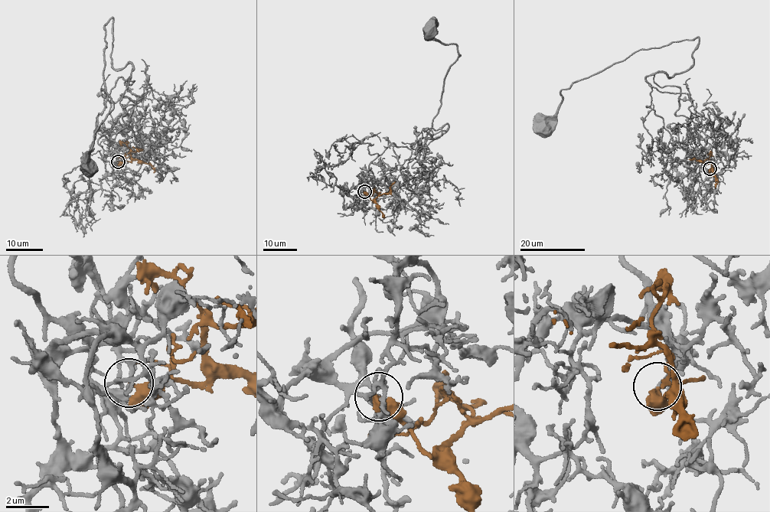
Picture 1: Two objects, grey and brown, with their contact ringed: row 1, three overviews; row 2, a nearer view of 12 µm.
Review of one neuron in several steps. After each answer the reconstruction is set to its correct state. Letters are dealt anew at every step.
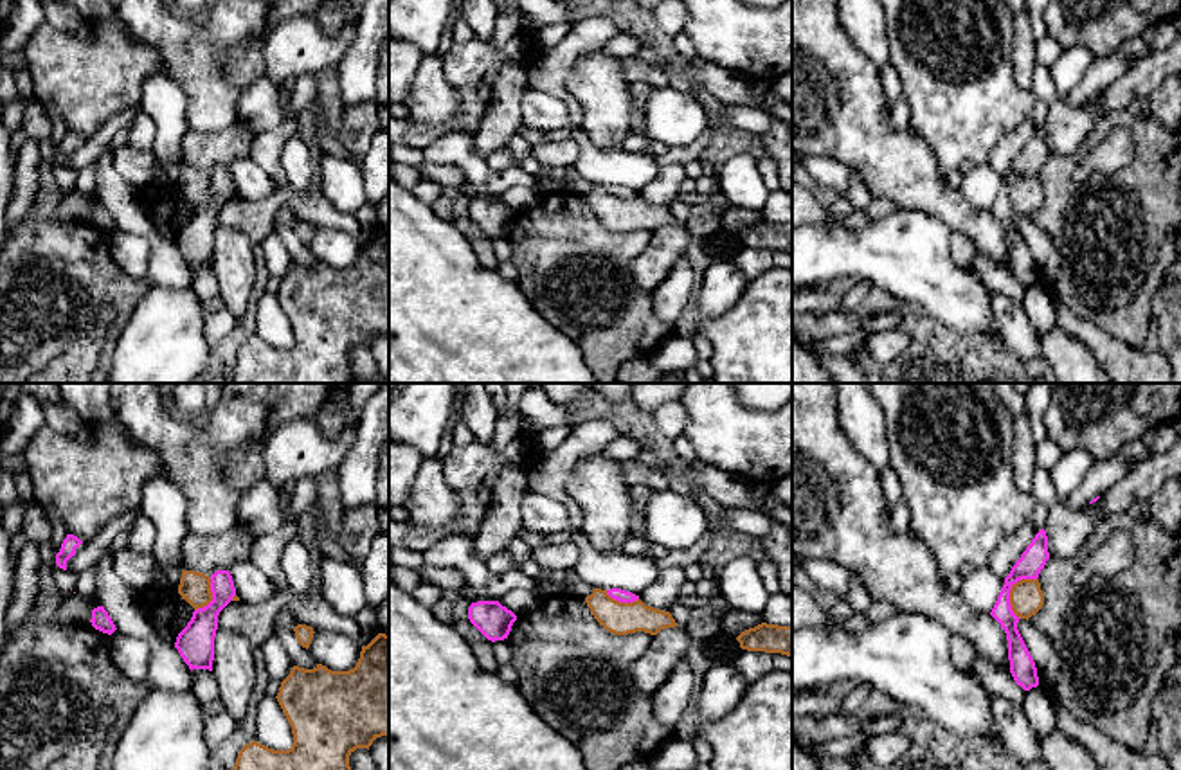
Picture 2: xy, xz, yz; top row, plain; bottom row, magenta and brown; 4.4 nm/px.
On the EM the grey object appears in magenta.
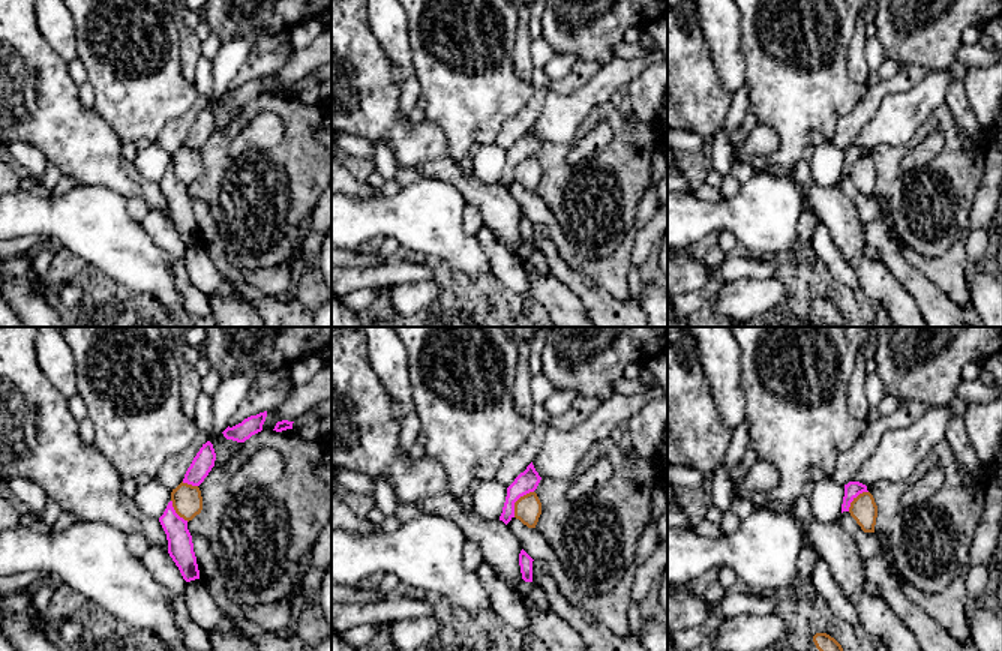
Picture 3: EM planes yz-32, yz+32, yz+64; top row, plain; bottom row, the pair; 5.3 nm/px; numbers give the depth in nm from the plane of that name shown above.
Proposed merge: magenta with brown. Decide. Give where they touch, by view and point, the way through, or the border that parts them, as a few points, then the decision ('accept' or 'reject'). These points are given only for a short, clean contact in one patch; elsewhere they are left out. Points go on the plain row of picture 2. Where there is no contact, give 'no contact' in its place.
yz (1009, 189) | along yz (1036, 175), (1021, 175), (1010, 188), (1010, 205), (1021, 214) | reject

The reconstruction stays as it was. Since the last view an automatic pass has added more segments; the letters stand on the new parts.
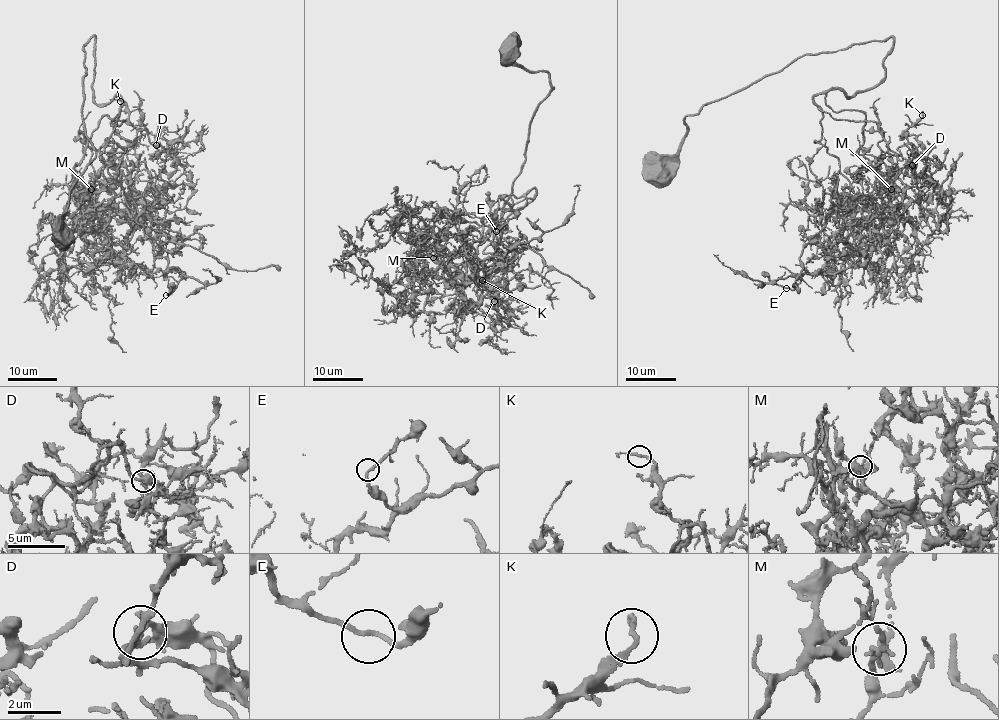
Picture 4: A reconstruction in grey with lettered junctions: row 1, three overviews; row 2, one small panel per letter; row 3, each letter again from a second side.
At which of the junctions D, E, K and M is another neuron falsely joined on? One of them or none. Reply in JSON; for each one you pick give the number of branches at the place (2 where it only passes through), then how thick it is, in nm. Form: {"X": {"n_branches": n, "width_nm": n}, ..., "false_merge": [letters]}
{"M": {"n_branches": 2, "width_nm": 150}, "false_merge": ["M"]}

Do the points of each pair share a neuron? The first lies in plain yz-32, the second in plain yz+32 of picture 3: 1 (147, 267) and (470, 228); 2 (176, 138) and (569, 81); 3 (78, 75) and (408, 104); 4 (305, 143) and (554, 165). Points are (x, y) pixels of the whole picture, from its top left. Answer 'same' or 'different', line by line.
1: different
2: same
3: same
4: same

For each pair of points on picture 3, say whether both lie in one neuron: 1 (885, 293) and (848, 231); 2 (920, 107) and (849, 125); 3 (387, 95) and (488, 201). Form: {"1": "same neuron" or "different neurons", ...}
{"1": "same neuron", "2": "different neurons", "3": "same neuron"}

